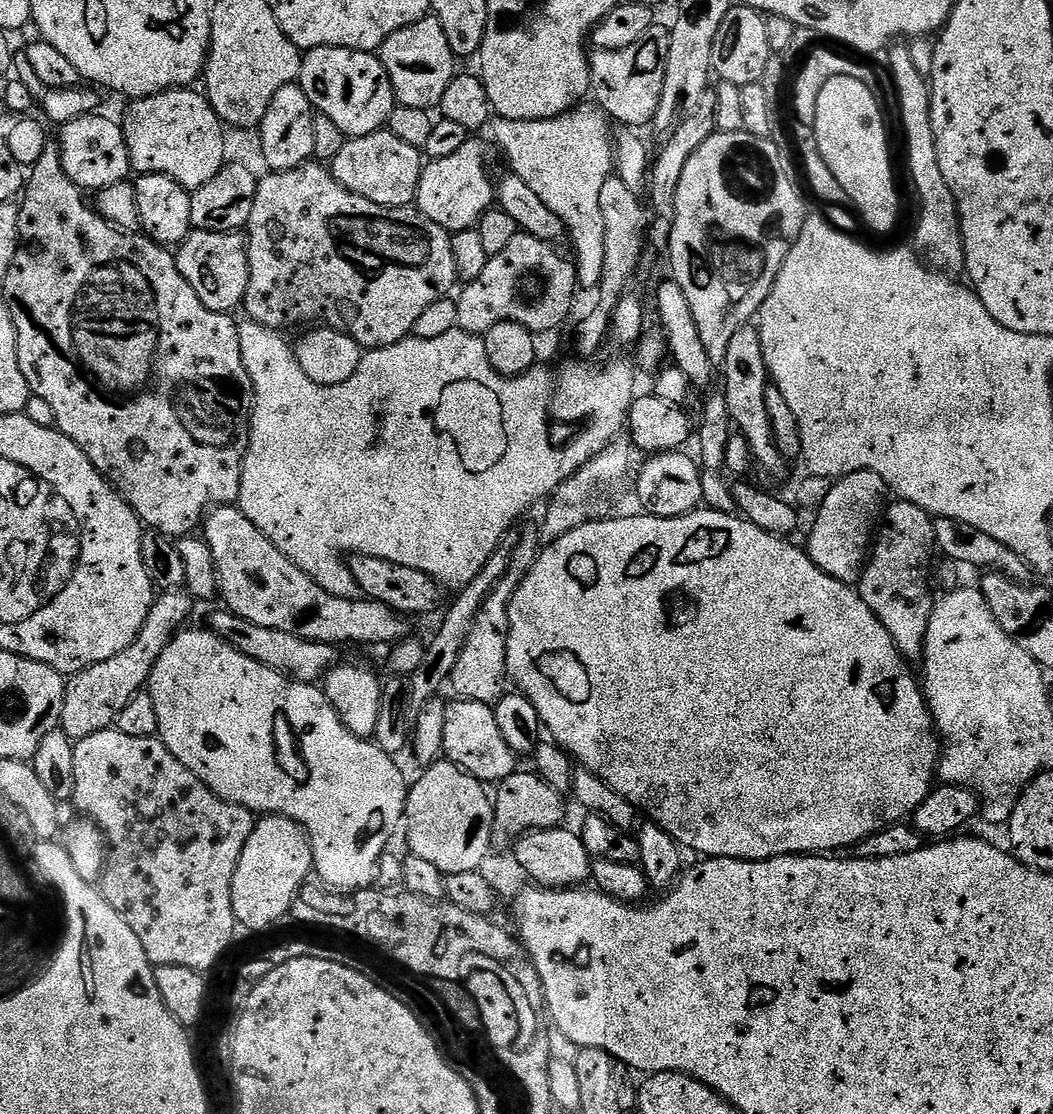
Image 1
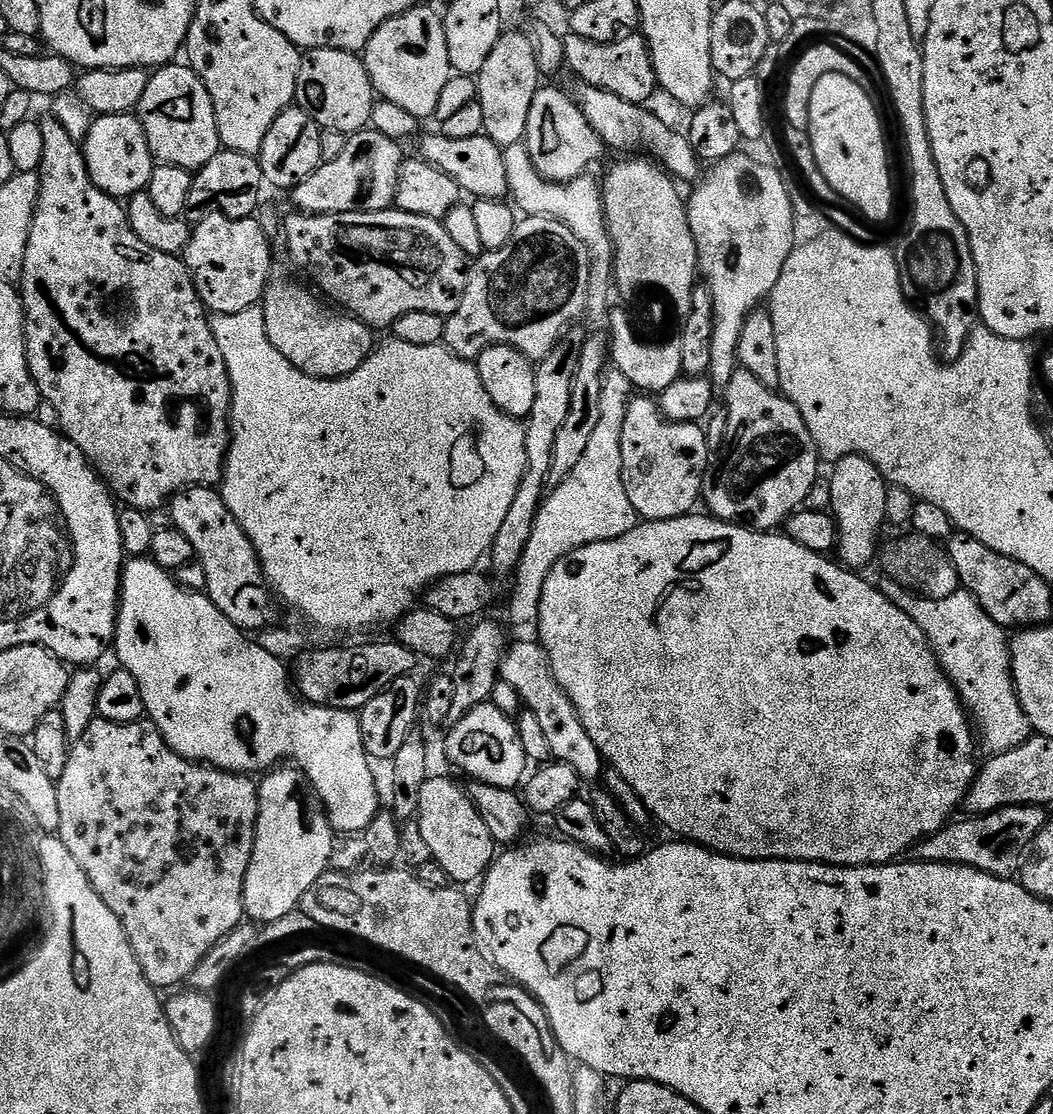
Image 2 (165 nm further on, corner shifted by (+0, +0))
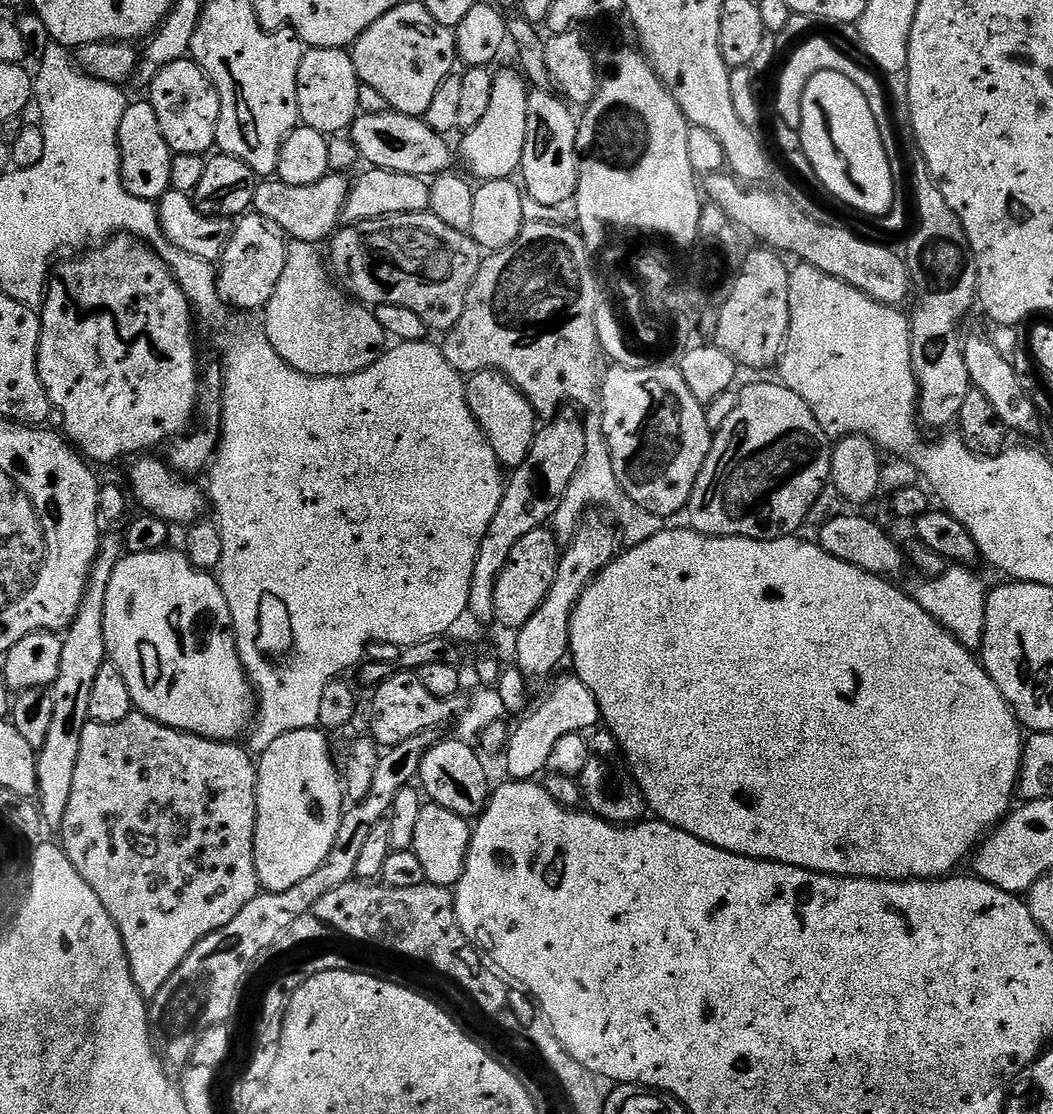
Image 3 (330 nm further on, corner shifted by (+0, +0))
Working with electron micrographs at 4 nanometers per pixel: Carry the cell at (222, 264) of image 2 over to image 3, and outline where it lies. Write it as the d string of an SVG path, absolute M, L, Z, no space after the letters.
M245 214L235 221L230 242L216 264L216 289L221 302L229 309L241 308L244 312L263 310L270 302L278 278L282 278L282 270L286 270L286 254L288 253L289 237L285 236L278 222L270 222L270 218L255 214Z

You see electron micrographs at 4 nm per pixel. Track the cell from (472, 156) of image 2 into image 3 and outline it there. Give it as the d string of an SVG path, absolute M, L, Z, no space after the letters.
M391 110L369 116L360 114L351 126L350 135L365 165L425 178L443 176L451 169L448 167L452 164L452 152L444 141L447 139L441 133L430 130L421 117Z

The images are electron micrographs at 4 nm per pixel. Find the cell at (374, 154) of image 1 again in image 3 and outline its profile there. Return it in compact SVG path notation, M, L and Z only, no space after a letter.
M329 174L308 186L290 186L277 178L264 178L256 185L252 208L255 215L270 218L270 222L278 222L285 236L292 240L319 245L320 240L327 241L337 231L349 187L349 177L344 174Z

